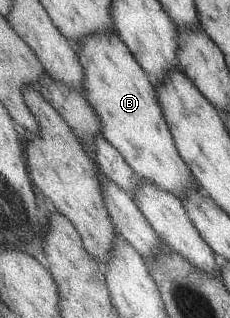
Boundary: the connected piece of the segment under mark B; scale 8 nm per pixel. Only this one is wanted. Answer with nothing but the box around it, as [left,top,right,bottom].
[75,33,196,199]

